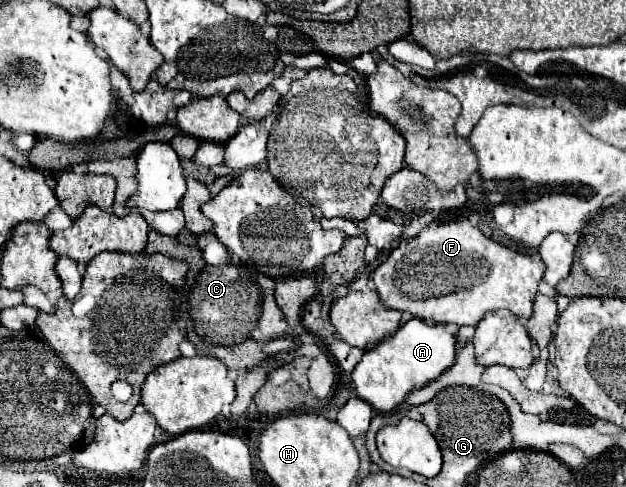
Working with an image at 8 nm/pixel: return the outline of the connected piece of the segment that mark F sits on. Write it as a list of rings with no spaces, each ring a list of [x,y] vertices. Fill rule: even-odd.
[[[456,220],[434,228],[424,228],[418,238],[410,242],[400,242],[396,250],[388,256],[384,264],[374,270],[374,284],[380,300],[394,310],[406,310],[412,316],[434,322],[434,324],[456,324],[456,326],[476,326],[486,312],[506,308],[518,318],[532,316],[534,296],[544,274],[544,262],[530,258],[526,254],[514,252],[490,238],[486,238],[468,220]]]

